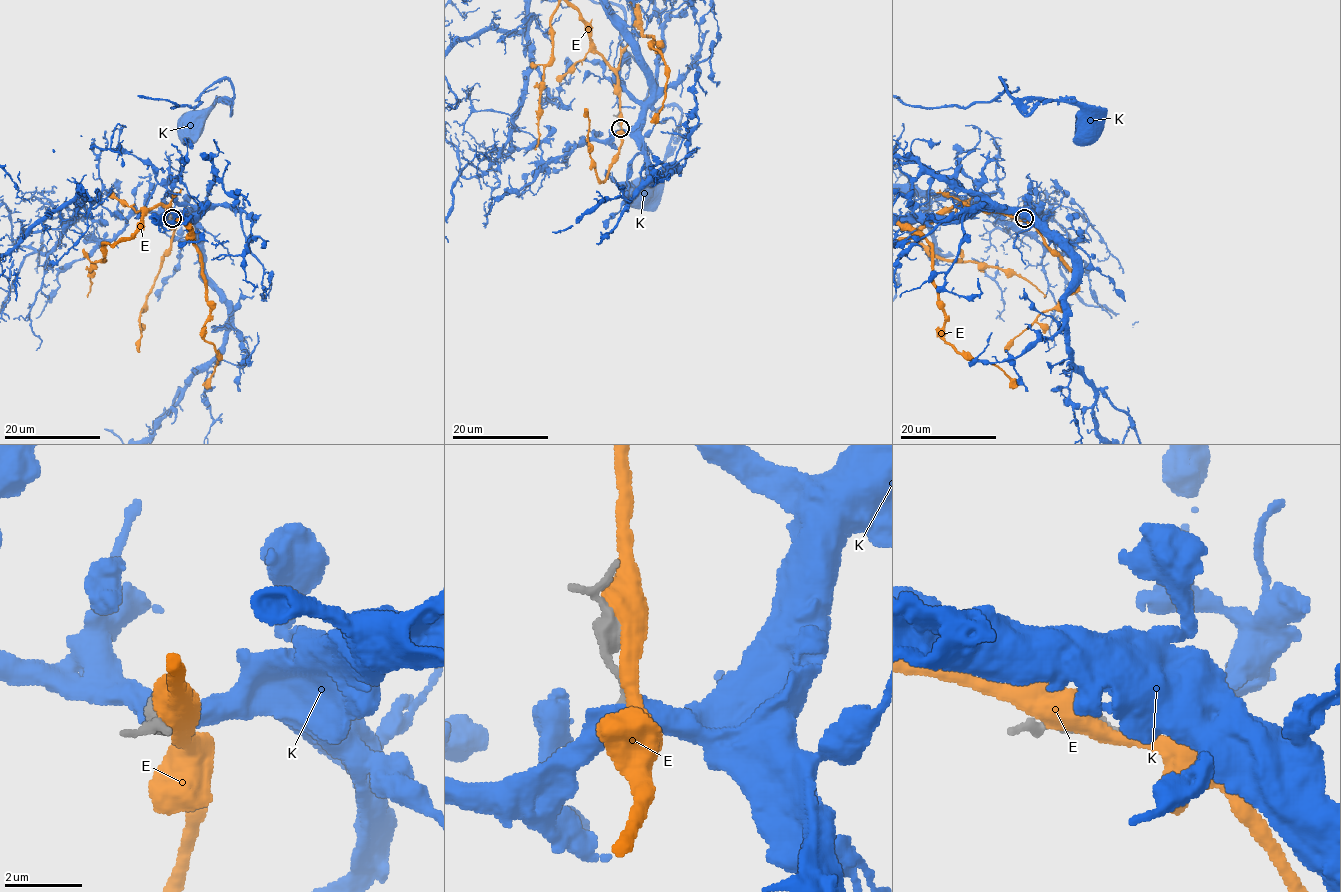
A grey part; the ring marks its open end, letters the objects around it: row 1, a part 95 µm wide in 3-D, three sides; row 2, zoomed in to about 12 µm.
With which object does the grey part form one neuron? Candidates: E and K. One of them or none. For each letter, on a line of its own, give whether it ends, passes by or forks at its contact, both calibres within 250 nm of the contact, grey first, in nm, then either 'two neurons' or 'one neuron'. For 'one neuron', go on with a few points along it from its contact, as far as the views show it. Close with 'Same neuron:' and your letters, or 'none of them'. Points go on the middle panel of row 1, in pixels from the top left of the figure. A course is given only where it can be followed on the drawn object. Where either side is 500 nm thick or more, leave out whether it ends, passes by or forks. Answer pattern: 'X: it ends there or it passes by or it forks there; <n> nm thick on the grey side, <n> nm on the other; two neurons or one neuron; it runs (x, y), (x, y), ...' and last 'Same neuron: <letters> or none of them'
E: it passes by; 220 nm thick on the grey side, 400 nm on the other; two neurons
K: it passes by; 180 nm thick on the grey side, 460 nm on the other; one neuron
Same neuron: K

